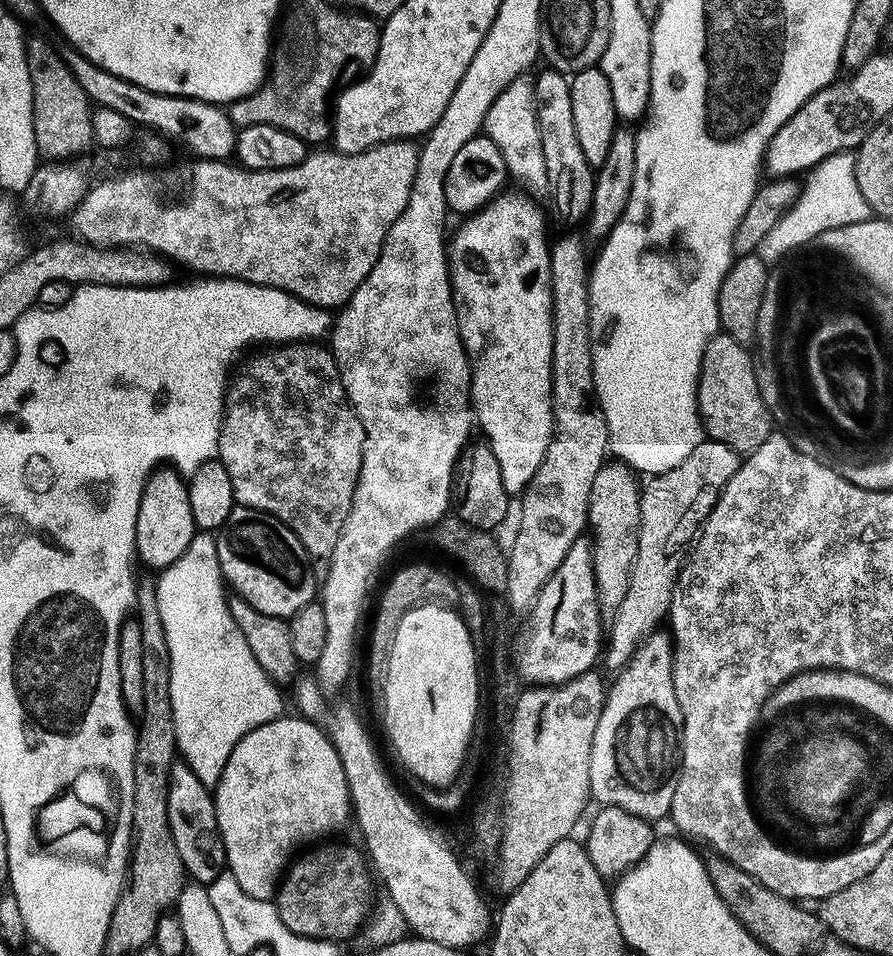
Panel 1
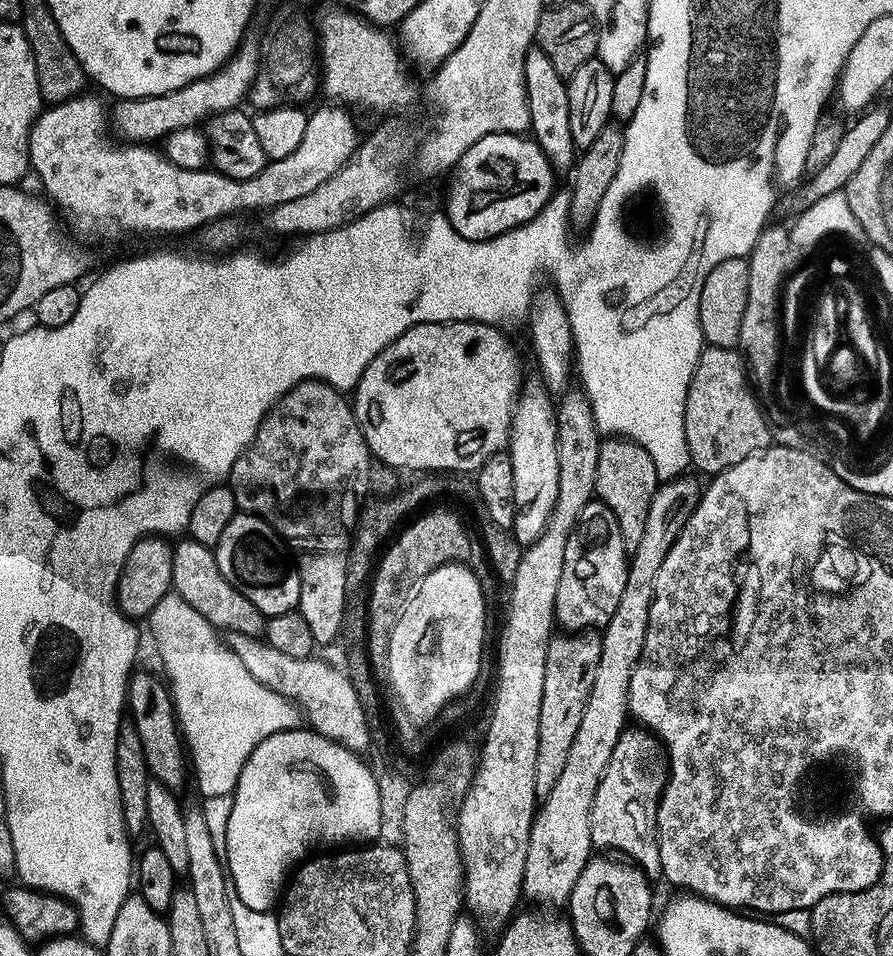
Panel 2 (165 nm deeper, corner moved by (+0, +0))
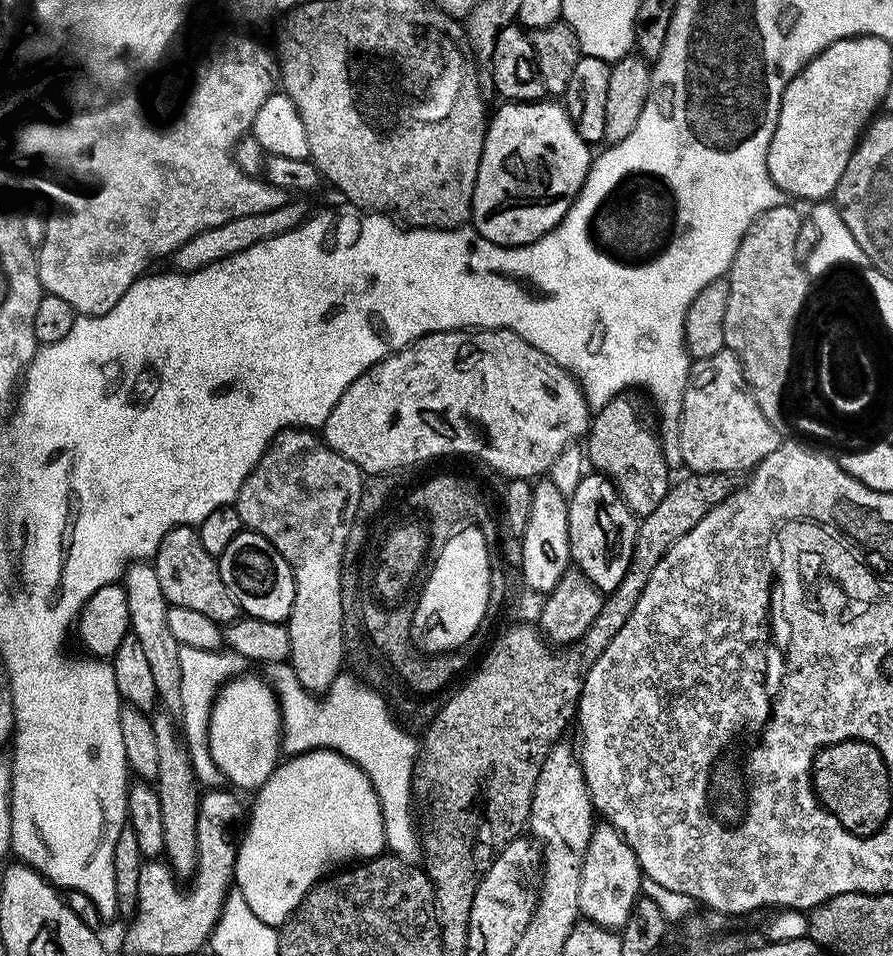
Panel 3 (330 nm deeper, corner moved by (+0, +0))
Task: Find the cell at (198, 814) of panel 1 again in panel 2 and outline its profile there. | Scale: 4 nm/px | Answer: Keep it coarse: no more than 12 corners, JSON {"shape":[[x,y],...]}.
{"shape":[[133,671],[126,704],[151,779],[179,790],[186,745],[169,685]]}

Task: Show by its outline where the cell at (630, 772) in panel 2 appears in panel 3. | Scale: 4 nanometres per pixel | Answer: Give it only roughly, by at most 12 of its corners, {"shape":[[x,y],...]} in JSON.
{"shape":[[607,822],[592,829],[580,916],[620,930],[641,898],[640,863]]}

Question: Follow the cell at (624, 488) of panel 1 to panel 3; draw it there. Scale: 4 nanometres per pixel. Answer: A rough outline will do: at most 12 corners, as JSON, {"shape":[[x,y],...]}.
{"shape":[[631,395],[595,409],[588,460],[637,518],[670,466]]}

